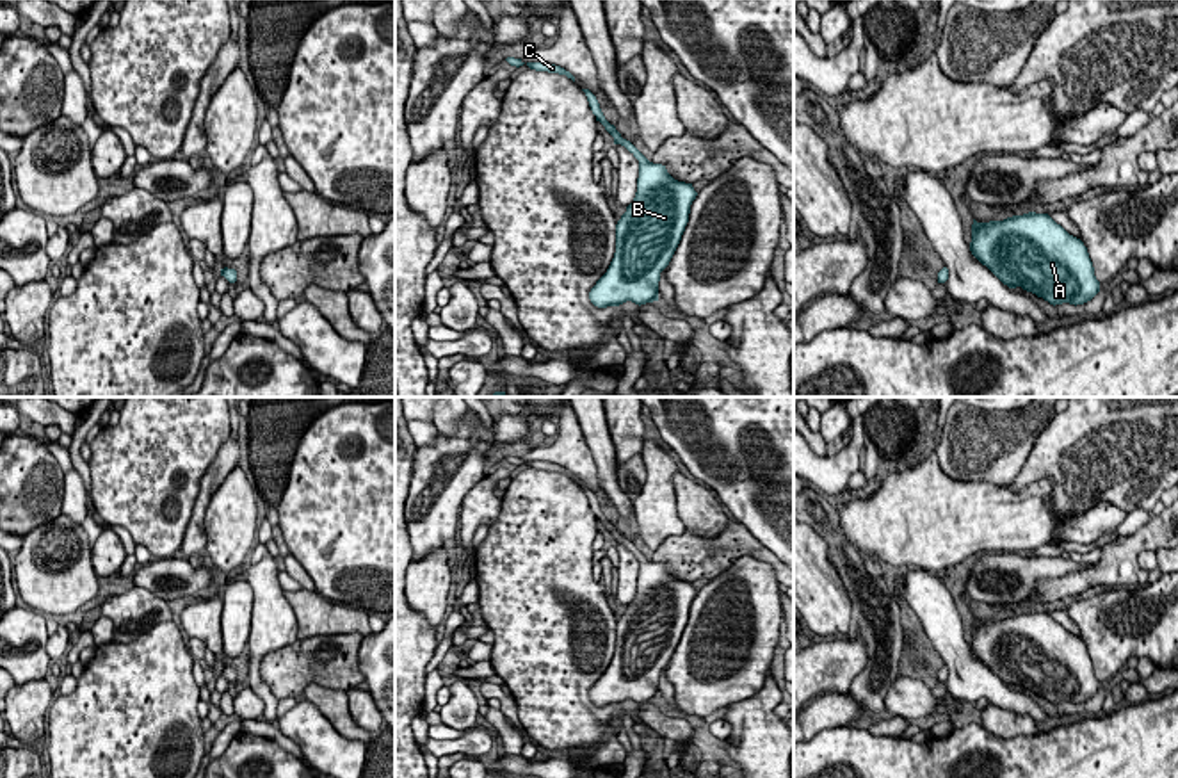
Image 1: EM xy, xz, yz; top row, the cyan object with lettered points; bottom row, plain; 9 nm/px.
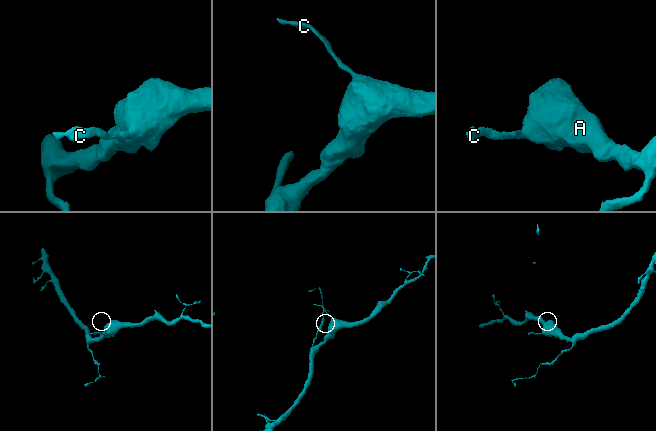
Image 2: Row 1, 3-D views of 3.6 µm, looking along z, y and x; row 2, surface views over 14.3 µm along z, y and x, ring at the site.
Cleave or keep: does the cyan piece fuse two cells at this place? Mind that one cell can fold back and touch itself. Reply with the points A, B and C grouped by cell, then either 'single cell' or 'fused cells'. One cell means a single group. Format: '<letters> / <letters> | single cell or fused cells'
A B C | single cell

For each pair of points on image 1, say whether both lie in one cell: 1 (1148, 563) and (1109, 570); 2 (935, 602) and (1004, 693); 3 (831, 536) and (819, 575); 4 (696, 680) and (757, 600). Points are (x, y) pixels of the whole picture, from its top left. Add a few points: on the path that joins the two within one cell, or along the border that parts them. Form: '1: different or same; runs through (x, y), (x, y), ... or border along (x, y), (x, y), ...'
1: different; border along (1155, 551), (1143, 551), (1137, 556), (1137, 567)
2: same; runs through (944, 627), (952, 648), (979, 675)
3: different; border along (812, 527), (824, 540), (828, 561), (844, 588)
4: same; runs through (718, 661), (734, 645), (742, 641), (742, 622)

